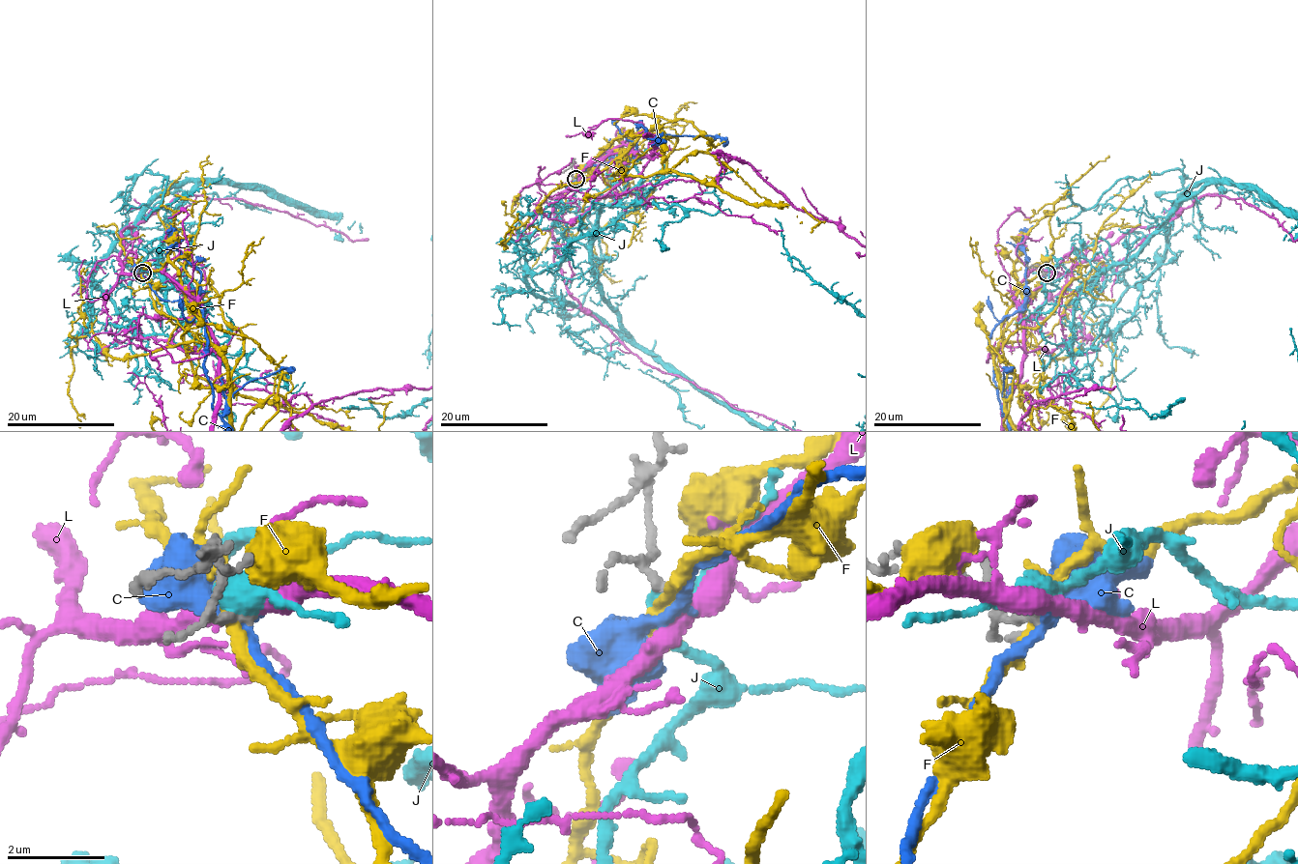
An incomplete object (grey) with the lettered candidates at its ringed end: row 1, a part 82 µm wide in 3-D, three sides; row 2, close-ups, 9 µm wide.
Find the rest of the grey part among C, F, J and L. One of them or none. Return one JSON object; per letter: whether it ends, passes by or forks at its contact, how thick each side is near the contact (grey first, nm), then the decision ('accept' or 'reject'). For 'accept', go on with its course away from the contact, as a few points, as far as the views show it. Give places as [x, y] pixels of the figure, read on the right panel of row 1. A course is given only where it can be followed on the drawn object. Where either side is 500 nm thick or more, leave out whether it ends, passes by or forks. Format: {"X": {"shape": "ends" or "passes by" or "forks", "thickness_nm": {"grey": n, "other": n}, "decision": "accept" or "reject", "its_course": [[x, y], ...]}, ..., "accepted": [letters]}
{"C": {"shape": "passes by", "thickness_nm": {"grey": 140, "other": 240}, "decision": "accept"}, "F": {"shape": "forks", "thickness_nm": {"grey": 150, "other": 220}, "decision": "reject"}, "J": {"shape": "passes by", "thickness_nm": {"grey": 140, "other": 480}, "decision": "reject"}, "L": {"shape": "passes by", "thickness_nm": {"grey": 140, "other": 440}, "decision": "reject"}, "accepted": ["C"]}

